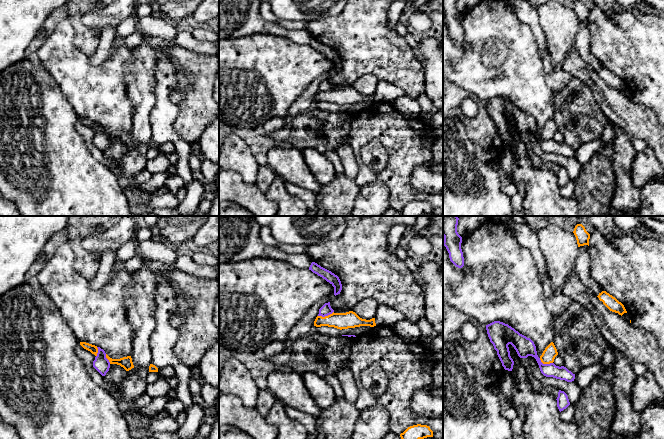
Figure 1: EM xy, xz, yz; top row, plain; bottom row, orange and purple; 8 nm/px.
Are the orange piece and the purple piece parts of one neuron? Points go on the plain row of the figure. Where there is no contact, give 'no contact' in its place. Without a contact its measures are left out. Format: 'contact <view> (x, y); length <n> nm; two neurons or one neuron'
contact xz (325, 92); length 130 nm; two neurons

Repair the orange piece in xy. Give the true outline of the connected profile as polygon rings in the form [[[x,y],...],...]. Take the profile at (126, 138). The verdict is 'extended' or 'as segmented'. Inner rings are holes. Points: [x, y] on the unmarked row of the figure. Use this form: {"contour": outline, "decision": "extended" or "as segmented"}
{"contour": [[[106,130],[106,134],[109,136],[110,140],[117,140],[123,143],[126,147],[134,144],[131,132],[123,133],[120,135],[112,135]]], "decision": "as segmented"}

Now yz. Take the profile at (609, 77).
{"contour": [[[602,67],[597,73],[610,87],[618,89],[621,92],[627,89],[624,81],[606,67]]], "decision": "as segmented"}

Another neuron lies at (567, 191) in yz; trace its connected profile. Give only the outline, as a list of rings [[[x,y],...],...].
[[[570,180],[566,185],[560,188],[560,194],[565,198],[574,197],[575,183]]]

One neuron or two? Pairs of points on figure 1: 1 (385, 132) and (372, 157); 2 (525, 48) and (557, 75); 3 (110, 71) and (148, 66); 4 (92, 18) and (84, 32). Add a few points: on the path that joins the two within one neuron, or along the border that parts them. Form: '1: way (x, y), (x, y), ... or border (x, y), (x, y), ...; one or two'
1: border (359, 149), (377, 139), (386, 151), (388, 164); two
2: border (544, 75), (546, 84), (554, 91); two
3: border (131, 48), (134, 74), (128, 93); two
4: border (82, 15), (82, 22), (85, 25), (101, 31); two

